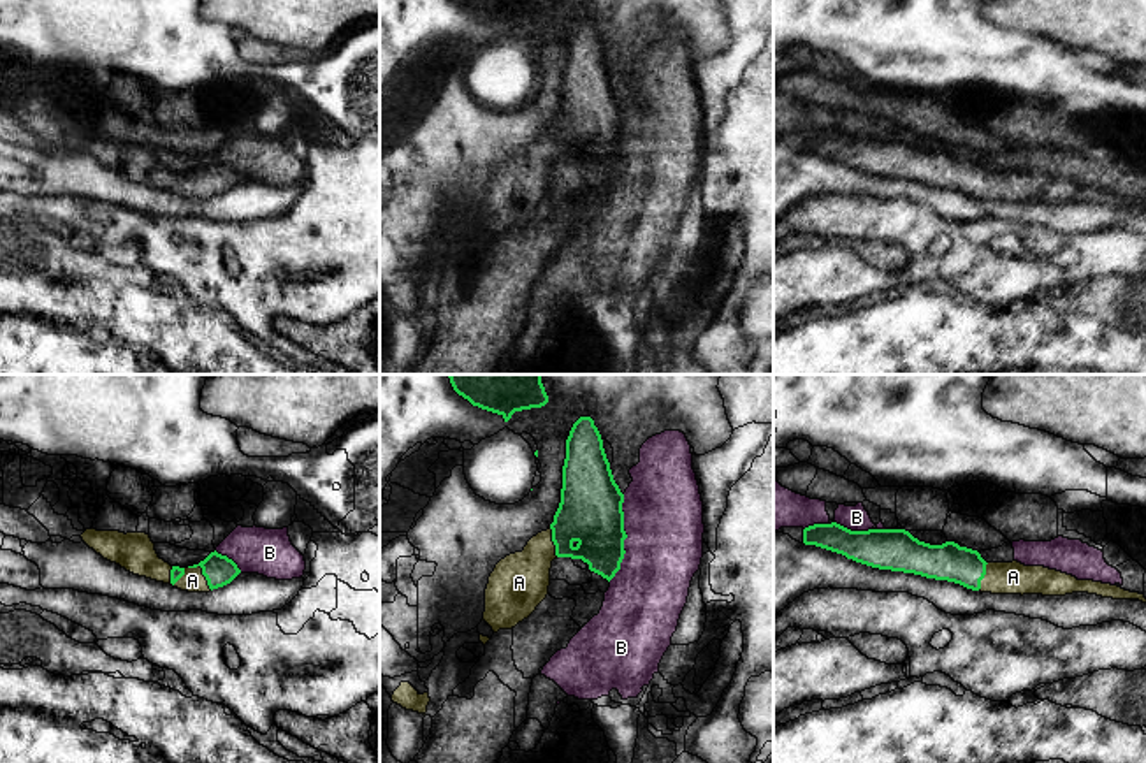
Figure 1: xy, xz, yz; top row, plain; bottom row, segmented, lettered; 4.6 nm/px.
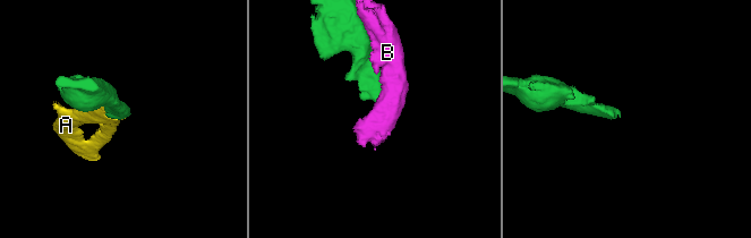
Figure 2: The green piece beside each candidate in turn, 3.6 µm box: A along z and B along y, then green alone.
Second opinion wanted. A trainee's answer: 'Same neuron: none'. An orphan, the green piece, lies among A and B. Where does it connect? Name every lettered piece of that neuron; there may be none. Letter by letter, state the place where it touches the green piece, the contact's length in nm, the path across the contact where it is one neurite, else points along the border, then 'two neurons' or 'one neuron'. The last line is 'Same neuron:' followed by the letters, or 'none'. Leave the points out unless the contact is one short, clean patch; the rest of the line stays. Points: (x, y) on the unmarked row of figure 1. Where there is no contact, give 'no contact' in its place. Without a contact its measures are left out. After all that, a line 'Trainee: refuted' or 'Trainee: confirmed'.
A: xy (203, 180) | 160 nm | one neuron
B: xz (626, 143) | 400 nm | two neurons
Same neuron: A
Trainee: refuted

